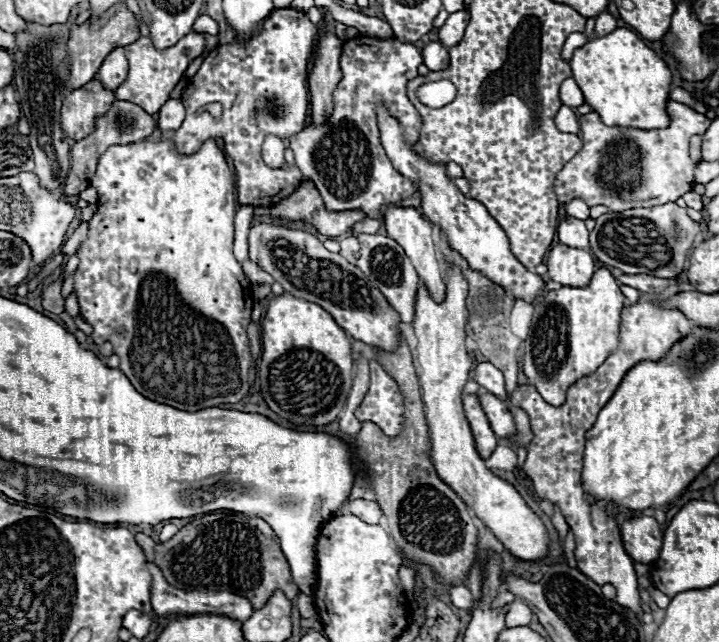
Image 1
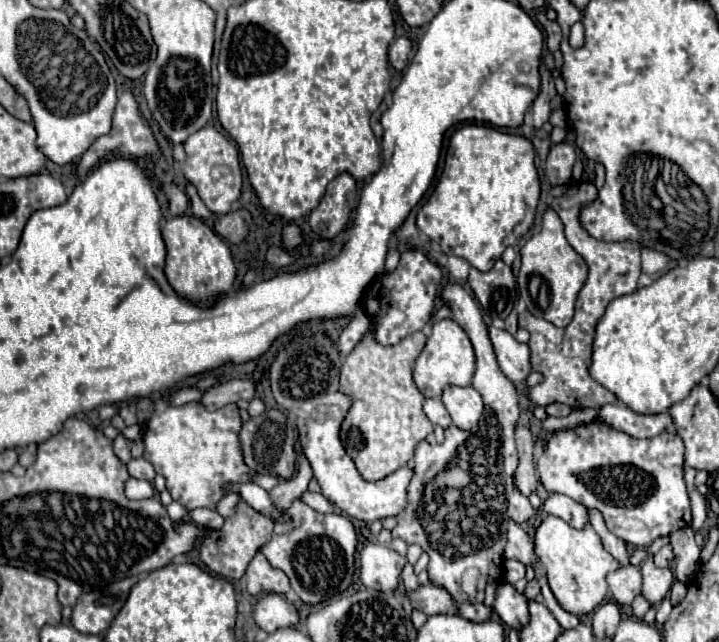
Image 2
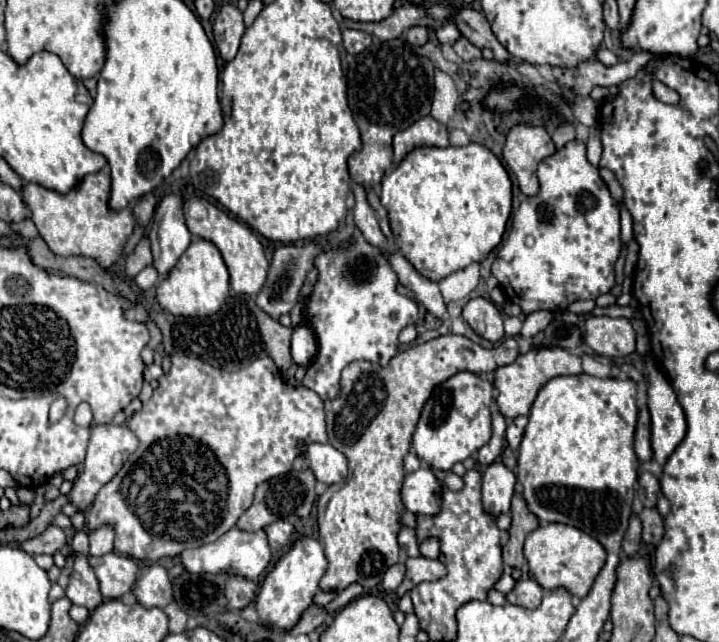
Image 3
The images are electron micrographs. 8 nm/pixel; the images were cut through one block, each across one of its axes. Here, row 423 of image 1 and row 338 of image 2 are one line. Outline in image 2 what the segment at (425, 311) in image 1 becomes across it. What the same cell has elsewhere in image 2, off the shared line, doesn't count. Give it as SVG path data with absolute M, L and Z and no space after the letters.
M450 318L434 322L432 334L414 366L414 382L416 382L418 390L426 398L438 398L442 394L444 386L450 386L450 384L470 386L472 374L474 374L474 350L472 350L472 344L470 344L466 332L458 326L458 322L454 322Z

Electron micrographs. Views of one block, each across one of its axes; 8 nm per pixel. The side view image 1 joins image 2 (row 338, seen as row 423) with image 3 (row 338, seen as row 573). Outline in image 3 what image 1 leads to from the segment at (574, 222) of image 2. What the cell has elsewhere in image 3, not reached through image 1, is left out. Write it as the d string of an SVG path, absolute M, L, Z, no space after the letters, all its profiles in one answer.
M590 316L584 324L584 344L600 356L618 358L636 350L636 336L626 318Z

